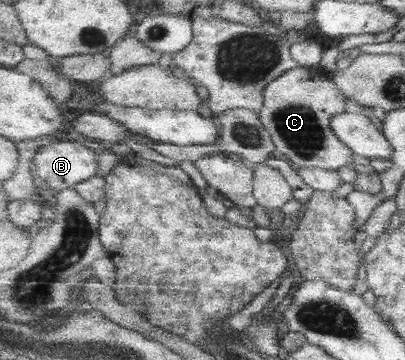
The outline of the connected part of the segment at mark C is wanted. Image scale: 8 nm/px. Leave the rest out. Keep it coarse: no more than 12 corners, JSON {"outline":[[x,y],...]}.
{"outline":[[320,66],[264,89],[258,111],[294,167],[336,170],[354,151],[331,128],[352,105]]}

